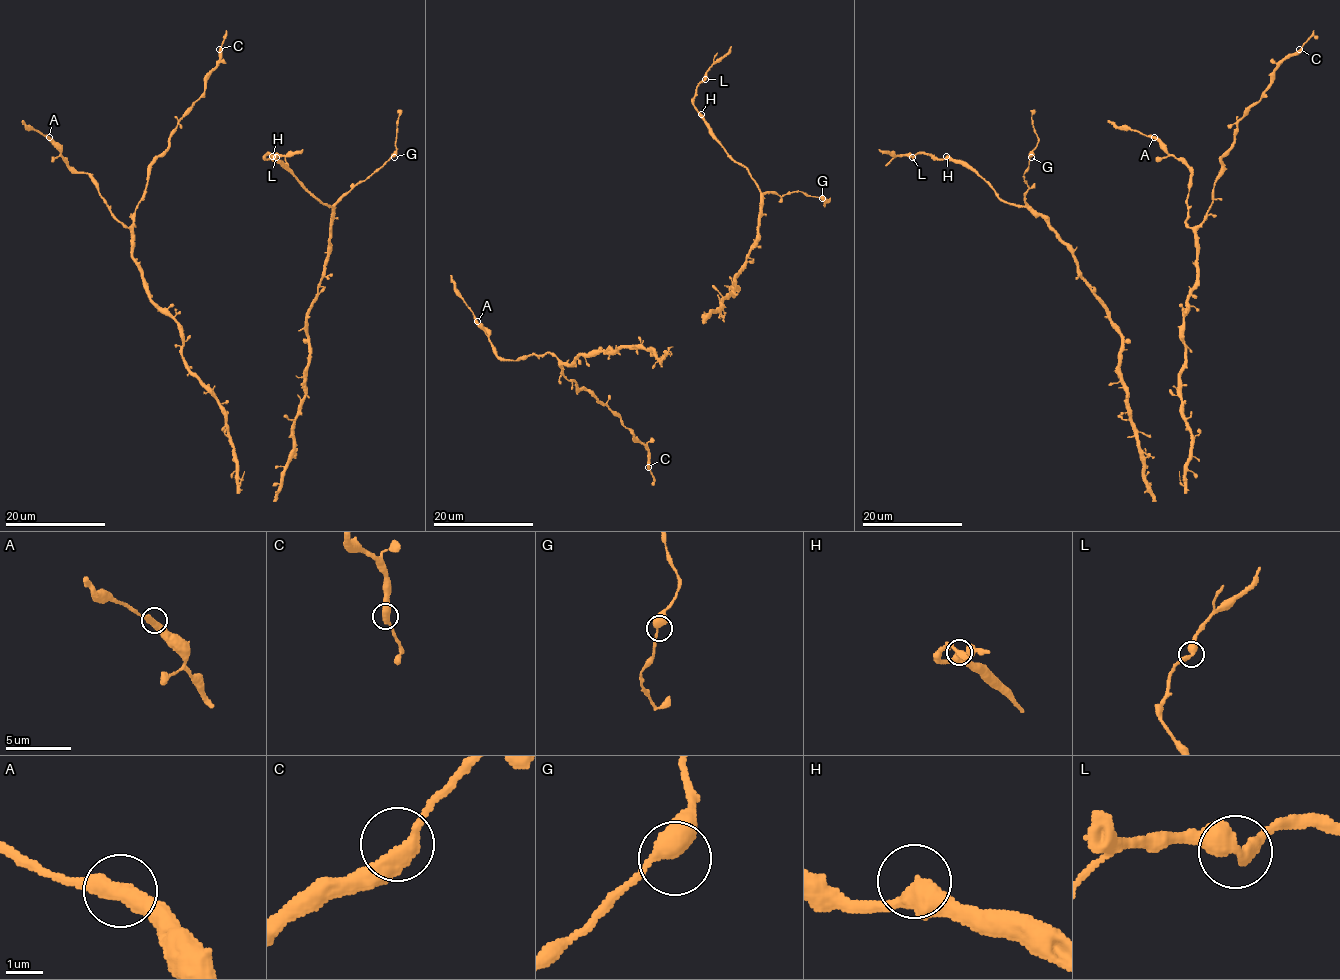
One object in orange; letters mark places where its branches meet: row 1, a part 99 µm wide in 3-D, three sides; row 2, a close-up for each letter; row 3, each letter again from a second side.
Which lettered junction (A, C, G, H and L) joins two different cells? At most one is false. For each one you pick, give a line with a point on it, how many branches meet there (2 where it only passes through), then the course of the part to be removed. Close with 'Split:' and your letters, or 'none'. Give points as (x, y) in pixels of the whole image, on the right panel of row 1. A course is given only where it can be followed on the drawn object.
Split: none

